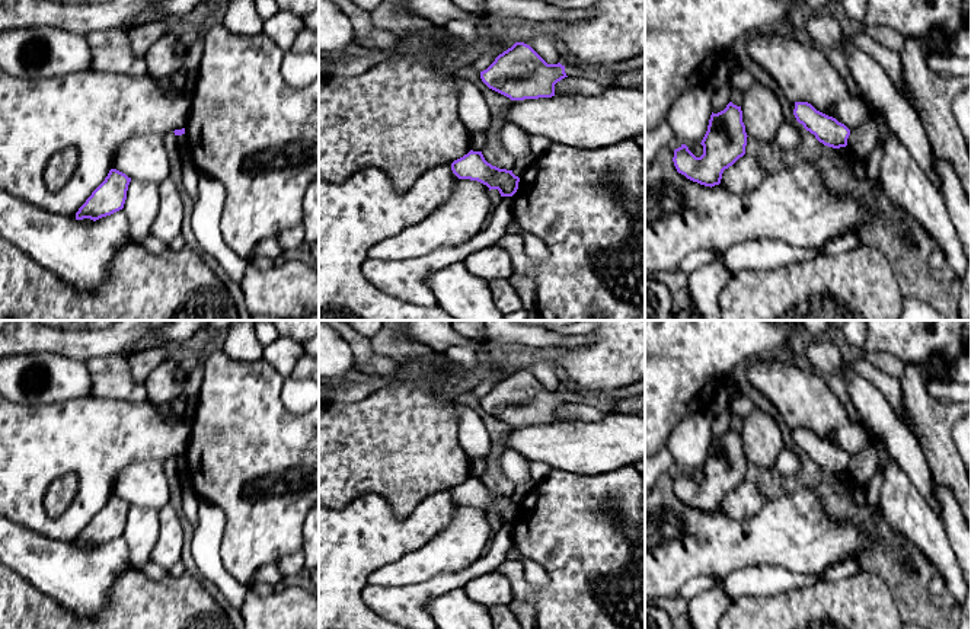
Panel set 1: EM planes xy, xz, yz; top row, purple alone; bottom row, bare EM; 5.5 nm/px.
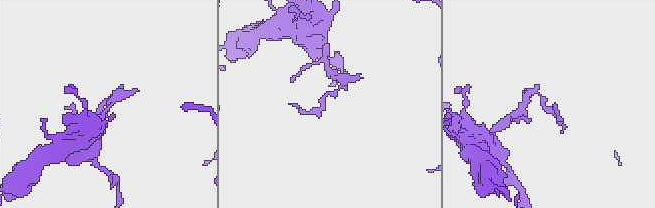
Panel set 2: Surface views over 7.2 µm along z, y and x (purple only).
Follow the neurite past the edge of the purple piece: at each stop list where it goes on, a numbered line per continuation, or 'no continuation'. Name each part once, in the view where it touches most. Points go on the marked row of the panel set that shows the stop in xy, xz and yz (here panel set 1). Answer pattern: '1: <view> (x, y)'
no continuation

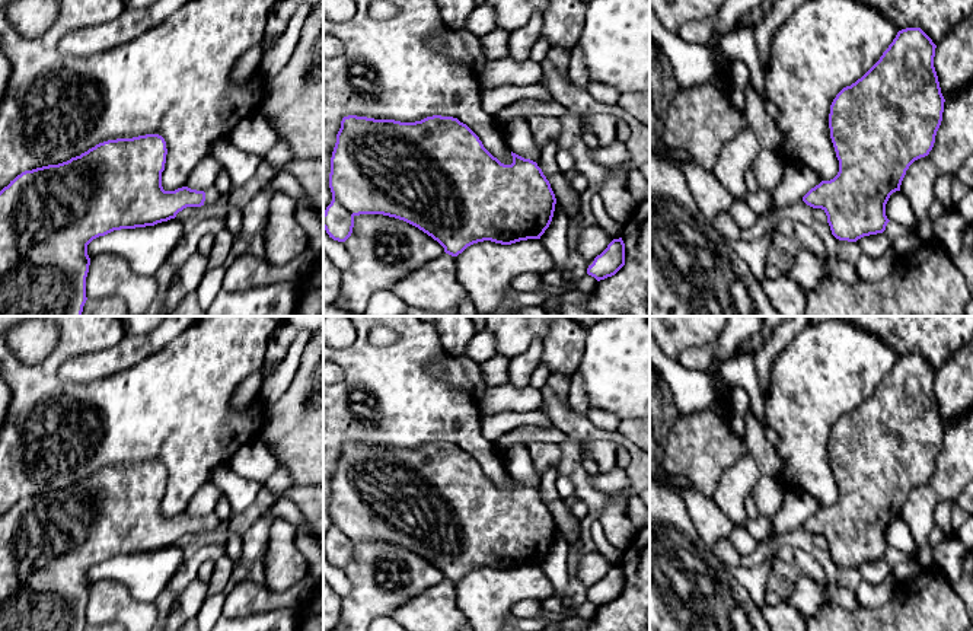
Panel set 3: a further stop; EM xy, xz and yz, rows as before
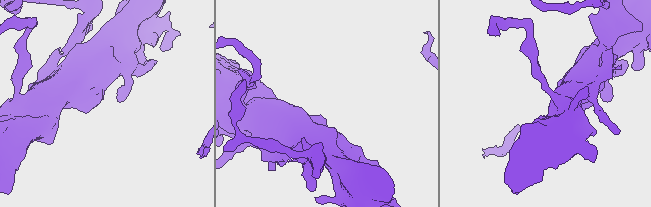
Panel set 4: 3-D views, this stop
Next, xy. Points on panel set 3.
1: xy (211, 194)

